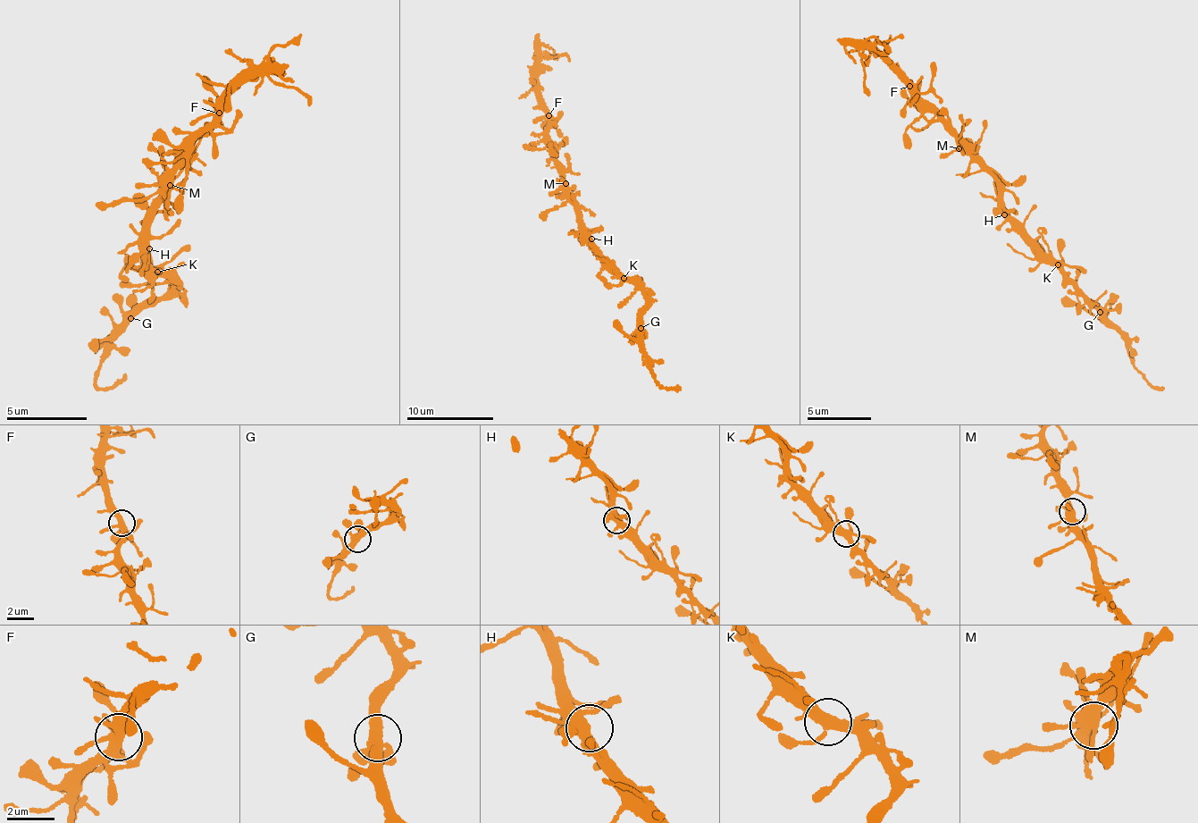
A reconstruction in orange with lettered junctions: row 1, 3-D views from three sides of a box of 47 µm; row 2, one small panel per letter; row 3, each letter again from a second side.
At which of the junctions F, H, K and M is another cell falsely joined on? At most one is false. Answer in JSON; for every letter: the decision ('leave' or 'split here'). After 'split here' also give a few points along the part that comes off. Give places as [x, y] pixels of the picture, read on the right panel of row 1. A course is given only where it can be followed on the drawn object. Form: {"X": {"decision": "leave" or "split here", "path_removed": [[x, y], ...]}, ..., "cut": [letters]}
{"F": {"decision": "leave"}, "H": {"decision": "leave"}, "K": {"decision": "leave"}, "M": {"decision": "leave"}, "cut": []}

